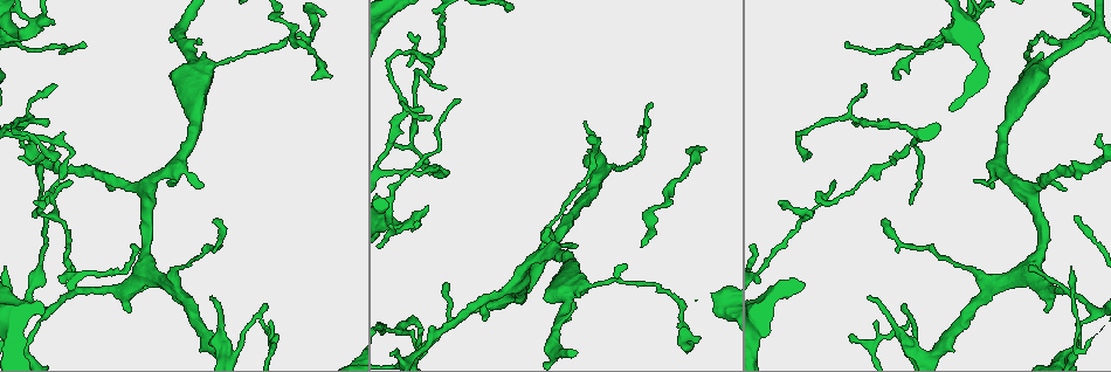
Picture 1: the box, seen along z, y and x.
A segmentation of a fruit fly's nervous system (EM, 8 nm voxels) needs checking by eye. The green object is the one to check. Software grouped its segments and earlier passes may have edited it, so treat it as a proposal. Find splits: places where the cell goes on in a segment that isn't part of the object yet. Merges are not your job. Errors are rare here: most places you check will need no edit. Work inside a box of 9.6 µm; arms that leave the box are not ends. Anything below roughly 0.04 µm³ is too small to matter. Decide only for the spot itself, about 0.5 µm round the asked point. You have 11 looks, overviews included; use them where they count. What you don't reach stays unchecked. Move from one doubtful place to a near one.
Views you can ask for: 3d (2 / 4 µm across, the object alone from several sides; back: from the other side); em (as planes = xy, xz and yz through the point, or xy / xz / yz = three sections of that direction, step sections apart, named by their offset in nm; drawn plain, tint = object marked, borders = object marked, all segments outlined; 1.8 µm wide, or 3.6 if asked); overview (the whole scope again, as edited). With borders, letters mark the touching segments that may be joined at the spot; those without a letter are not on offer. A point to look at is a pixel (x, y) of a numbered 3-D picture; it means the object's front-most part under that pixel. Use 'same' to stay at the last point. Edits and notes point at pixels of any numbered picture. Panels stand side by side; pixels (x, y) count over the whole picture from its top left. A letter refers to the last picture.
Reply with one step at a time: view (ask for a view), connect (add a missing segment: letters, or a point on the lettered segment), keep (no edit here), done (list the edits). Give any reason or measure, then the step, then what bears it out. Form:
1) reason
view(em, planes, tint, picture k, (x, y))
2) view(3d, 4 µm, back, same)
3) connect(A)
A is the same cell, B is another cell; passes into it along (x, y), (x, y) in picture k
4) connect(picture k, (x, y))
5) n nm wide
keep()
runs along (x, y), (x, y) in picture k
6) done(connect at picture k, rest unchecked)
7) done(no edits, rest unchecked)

three arms meet
view(em, xz, step 16, tint, picture 1, (144, 259))

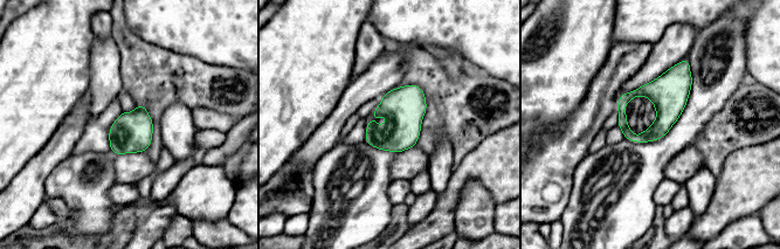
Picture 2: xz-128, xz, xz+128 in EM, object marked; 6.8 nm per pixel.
cut it another way
view(em, planes, tint, same)

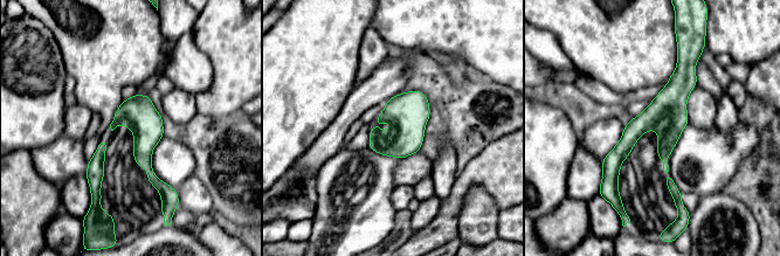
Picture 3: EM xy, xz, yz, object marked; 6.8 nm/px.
what lies round it
view(em, planes, borders, same)

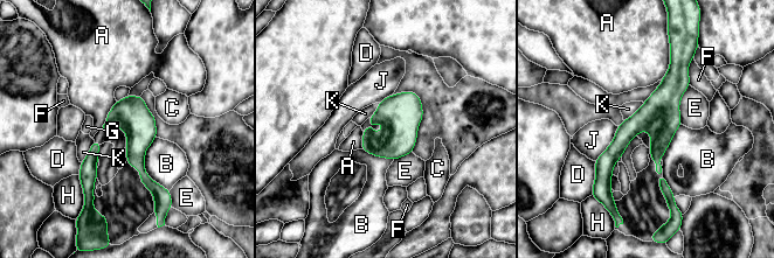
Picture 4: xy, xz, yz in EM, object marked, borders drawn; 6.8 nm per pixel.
keep()
A, B, C, D, E, F, G, H, J and K are other cells; runs along (672, 63), (670, 91), (606, 161), (608, 186) in picture 4; none of them fits

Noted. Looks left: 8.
sharp bend
view(3d, 2 µm, picture 1, (1078, 344))

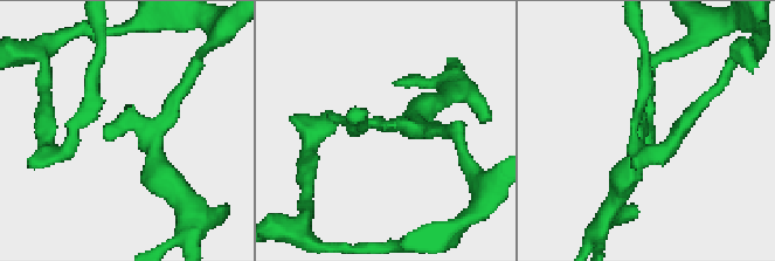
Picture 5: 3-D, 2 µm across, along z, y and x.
view(em, planes, borders, picture 5, (411, 126))

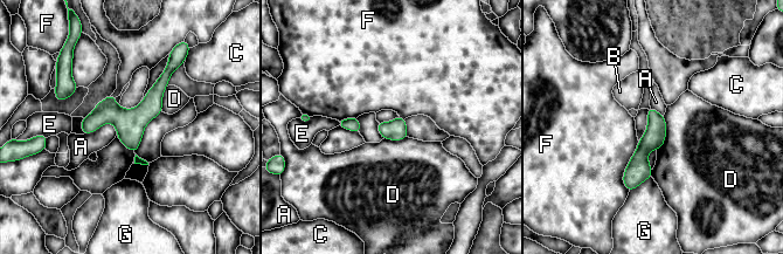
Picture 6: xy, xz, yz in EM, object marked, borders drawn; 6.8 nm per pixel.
keep()
A, B, C, D, E, F and G are other cells; no lettered segment goes on from it

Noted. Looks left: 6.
sudden change in width
view(em, planes, tint, picture 1, (224, 64))

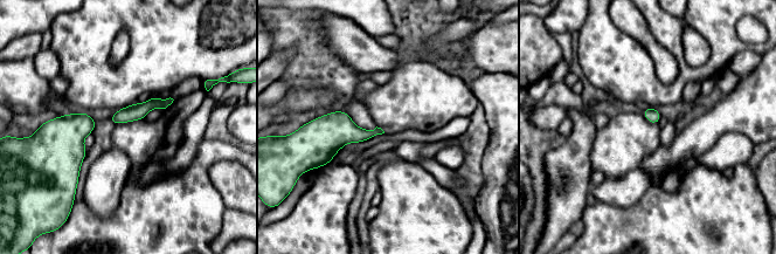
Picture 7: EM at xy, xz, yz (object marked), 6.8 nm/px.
view(em, planes, borders, same)

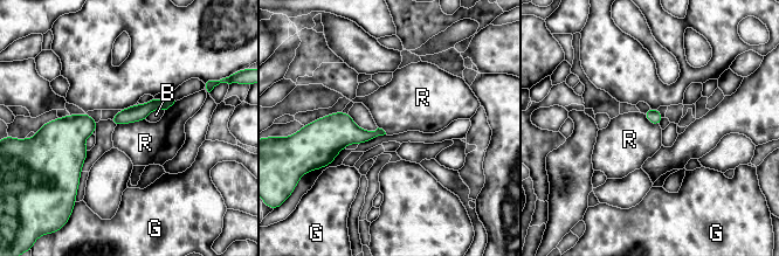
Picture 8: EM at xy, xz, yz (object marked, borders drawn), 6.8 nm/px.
keep()
B, G and R are other cells; border along (145, 119), (122, 123), (116, 126) in picture 8; none of them fits

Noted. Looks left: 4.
view(em, 3.6 µm, yz, step 4, borders, picture 1, (52, 24))

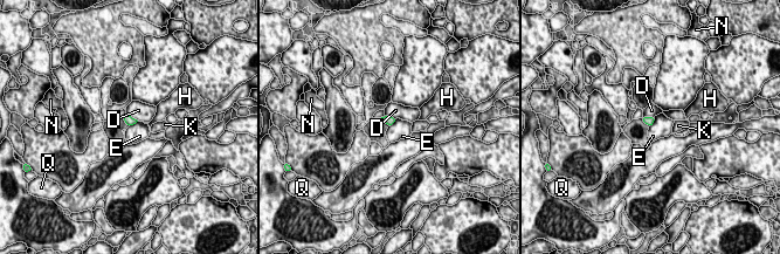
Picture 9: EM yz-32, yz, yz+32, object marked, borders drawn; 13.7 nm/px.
view(em, 3.6 µm, planes, borders, same)

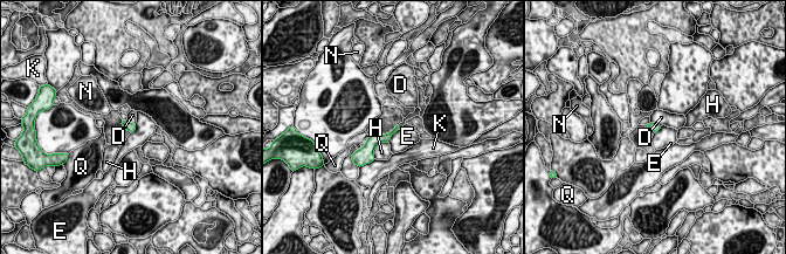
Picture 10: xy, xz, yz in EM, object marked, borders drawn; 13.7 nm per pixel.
keep()
D, E, H, K, N and Q are other cells; border along (400, 129), (387, 142) in picture 10; no lettered segment goes on from it

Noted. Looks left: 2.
done(no edits, rest unchecked)

